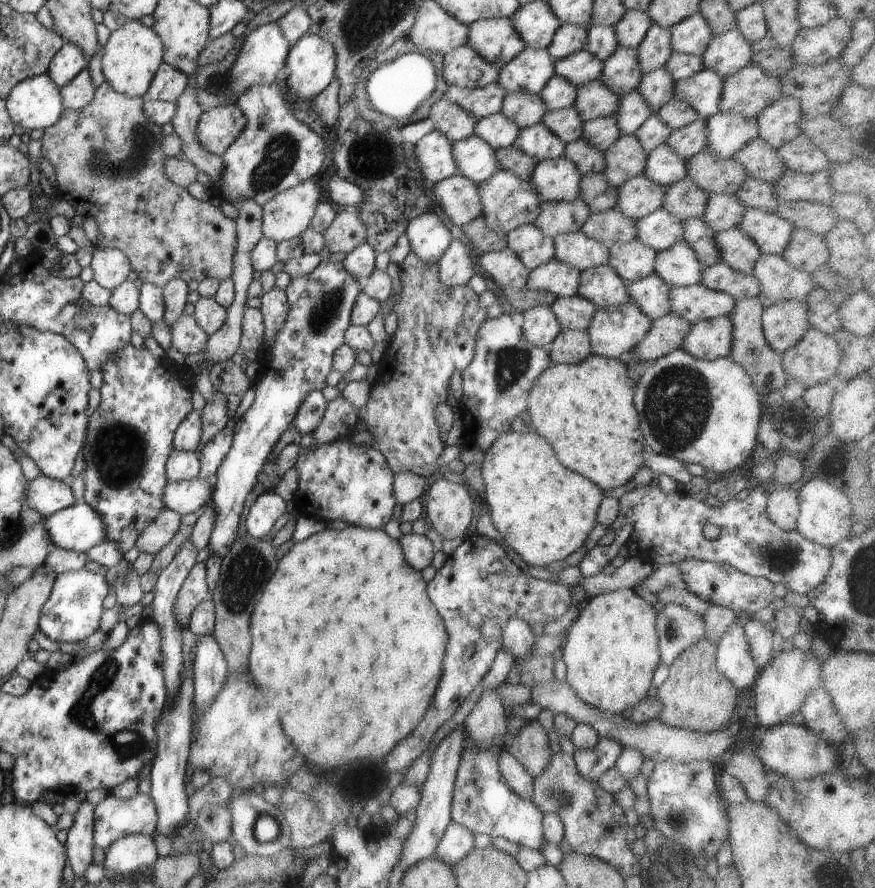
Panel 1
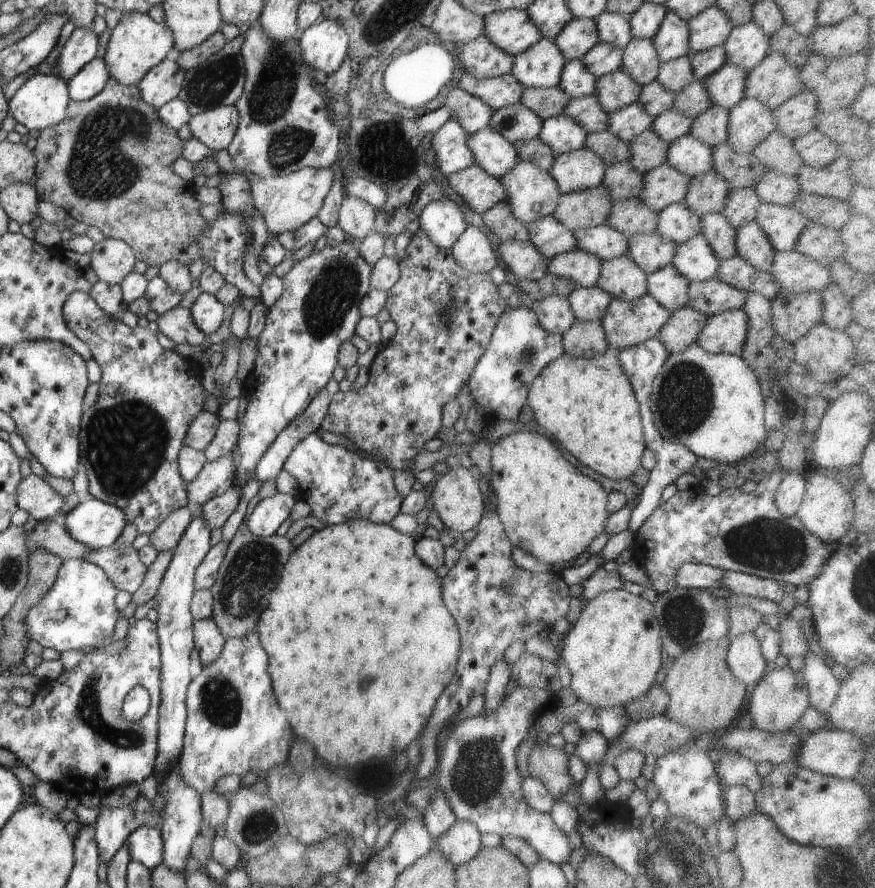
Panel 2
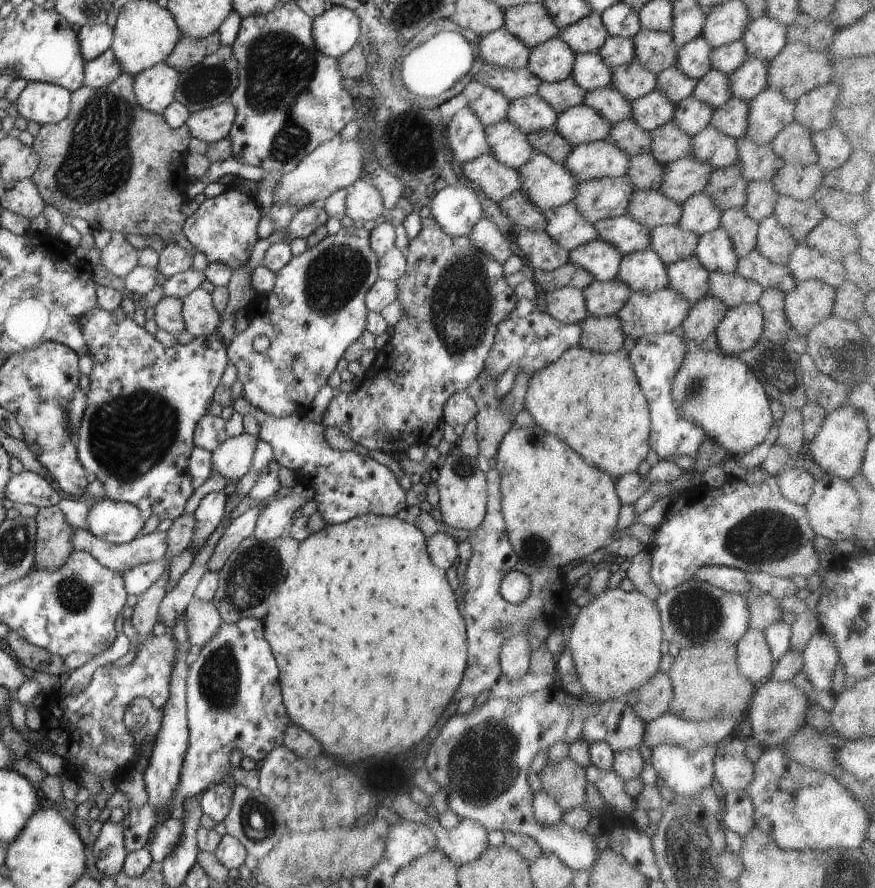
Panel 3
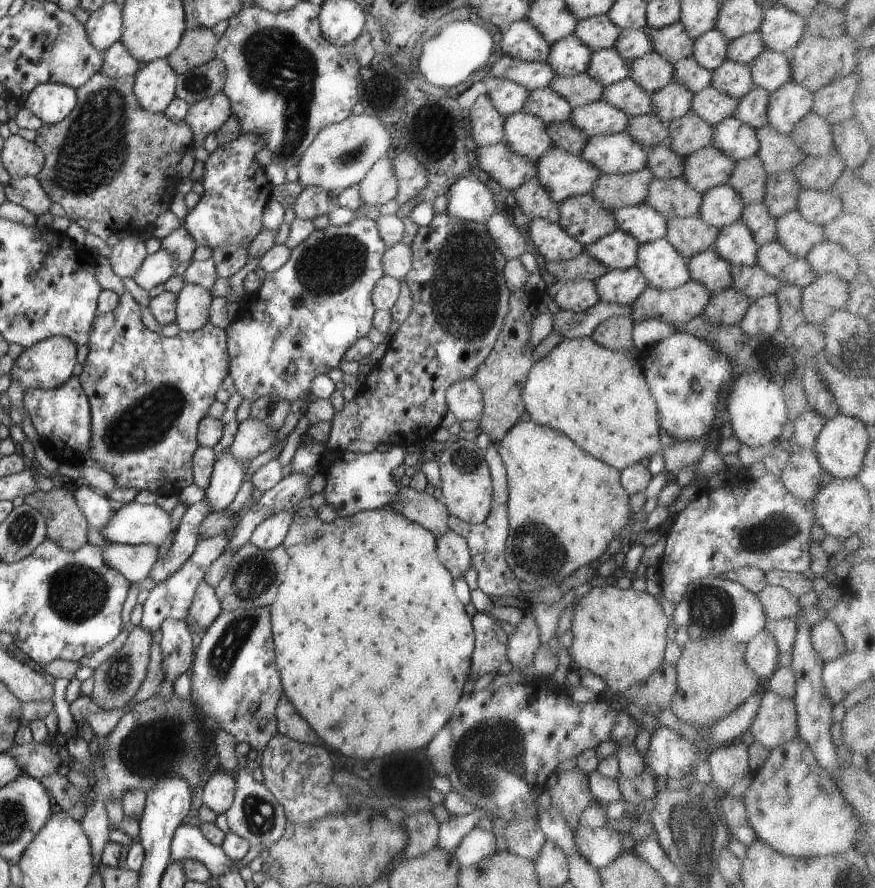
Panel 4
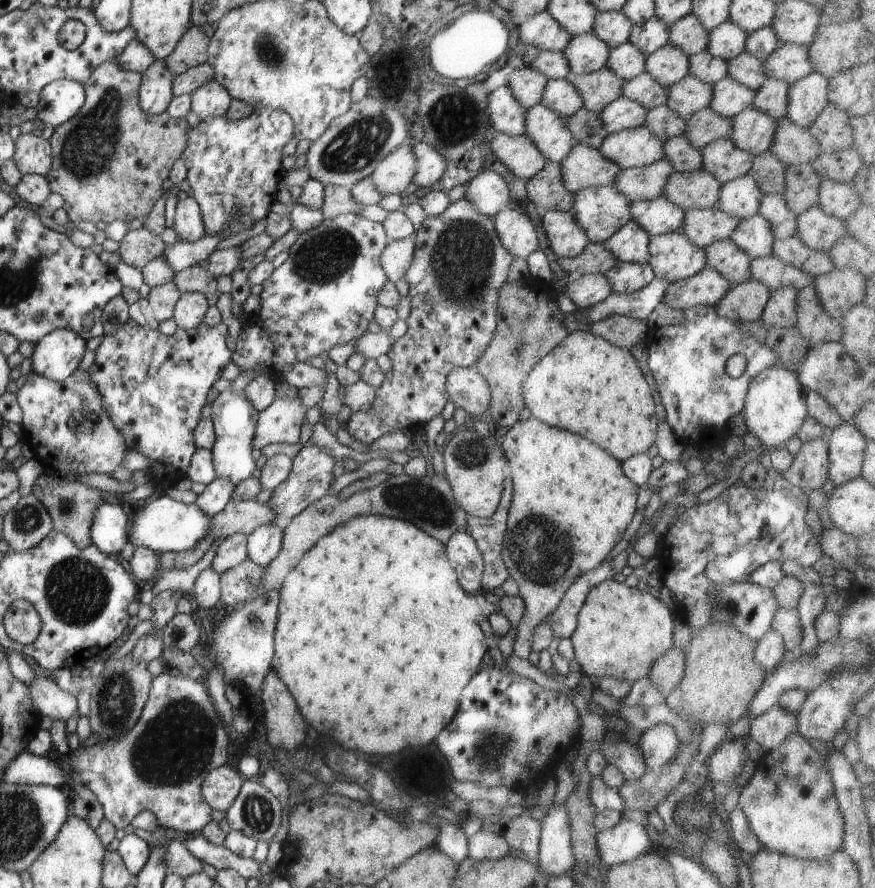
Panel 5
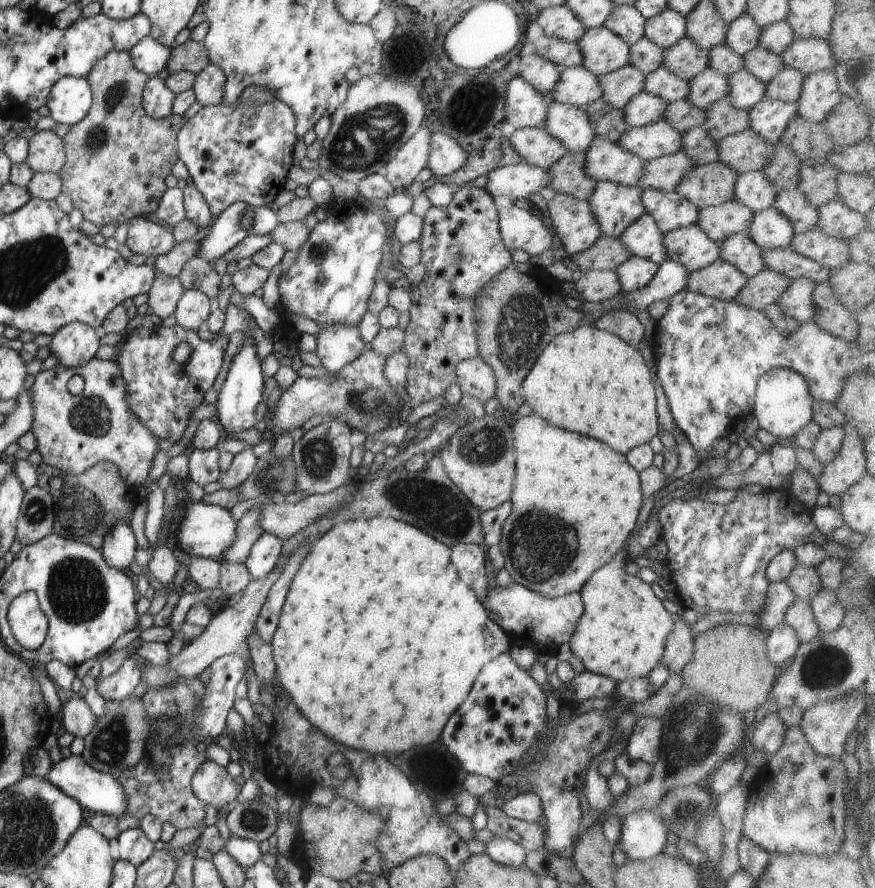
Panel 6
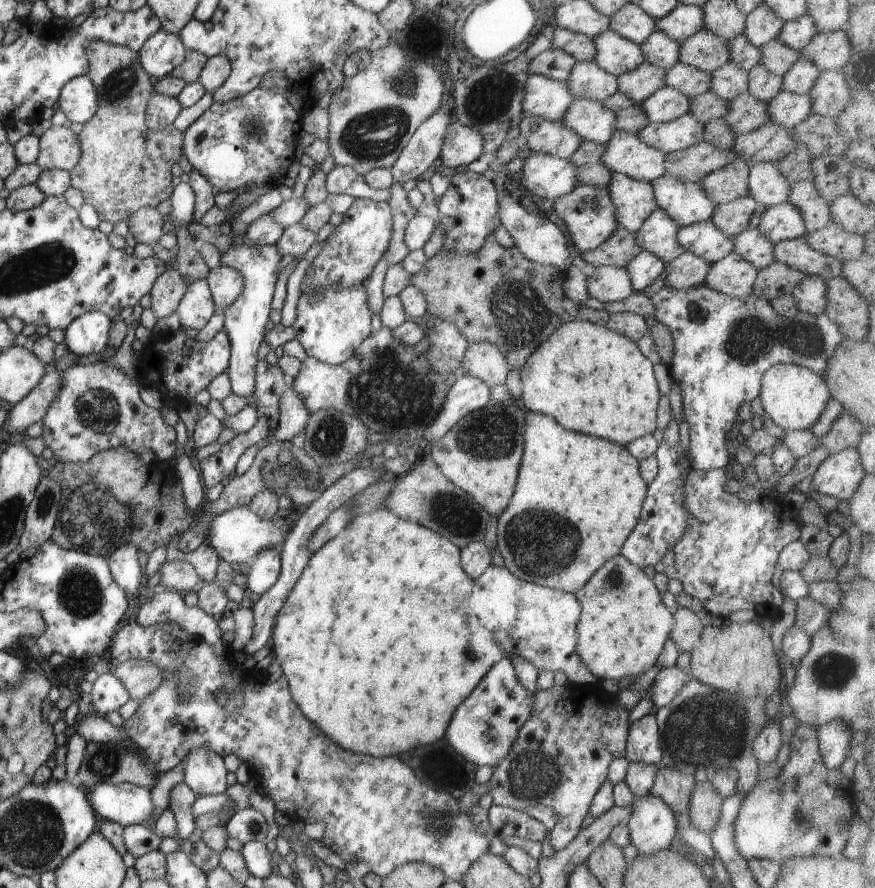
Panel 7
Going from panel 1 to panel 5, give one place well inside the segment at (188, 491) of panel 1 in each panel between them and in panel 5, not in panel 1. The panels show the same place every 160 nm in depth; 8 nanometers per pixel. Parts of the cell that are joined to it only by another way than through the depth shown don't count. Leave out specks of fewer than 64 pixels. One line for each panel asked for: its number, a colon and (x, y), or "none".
2: (215, 478)
3: (231, 460)
4: (252, 438)
5: (282, 421)

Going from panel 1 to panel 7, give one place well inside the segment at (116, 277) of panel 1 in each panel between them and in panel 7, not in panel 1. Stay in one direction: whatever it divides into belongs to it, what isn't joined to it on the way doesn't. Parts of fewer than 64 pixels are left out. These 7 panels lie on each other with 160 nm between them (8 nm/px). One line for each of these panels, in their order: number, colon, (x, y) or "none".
2: (112, 260)
3: (118, 257)
4: (126, 256)
5: (138, 247)
6: (146, 237)
7: (145, 225)

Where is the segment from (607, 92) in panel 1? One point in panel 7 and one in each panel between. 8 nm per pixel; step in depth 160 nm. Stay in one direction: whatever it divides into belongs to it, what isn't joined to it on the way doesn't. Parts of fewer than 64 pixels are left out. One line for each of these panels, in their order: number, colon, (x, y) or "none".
2: (615, 90)
3: (632, 81)
4: (651, 72)
5: (668, 64)
6: (684, 59)
7: (704, 50)

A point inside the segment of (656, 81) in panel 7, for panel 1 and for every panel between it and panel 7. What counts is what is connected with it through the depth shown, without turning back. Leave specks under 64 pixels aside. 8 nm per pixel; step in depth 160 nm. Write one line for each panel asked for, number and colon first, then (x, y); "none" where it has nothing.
1: (525, 109)
2: (546, 102)
3: (562, 95)
4: (582, 89)
5: (598, 88)
6: (618, 87)

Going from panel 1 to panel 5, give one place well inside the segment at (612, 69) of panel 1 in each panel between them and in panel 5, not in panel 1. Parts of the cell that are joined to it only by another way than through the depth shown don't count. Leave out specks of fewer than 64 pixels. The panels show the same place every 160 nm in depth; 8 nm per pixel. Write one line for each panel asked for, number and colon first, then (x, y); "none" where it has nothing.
2: (640, 61)
3: (656, 51)
4: (672, 42)
5: (688, 34)

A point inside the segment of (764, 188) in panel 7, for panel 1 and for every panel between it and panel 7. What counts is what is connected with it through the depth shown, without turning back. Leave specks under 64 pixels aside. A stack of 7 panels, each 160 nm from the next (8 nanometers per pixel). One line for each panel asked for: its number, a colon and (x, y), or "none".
1: (659, 230)
2: (676, 223)
3: (699, 214)
4: (720, 206)
5: (740, 198)
6: (753, 189)

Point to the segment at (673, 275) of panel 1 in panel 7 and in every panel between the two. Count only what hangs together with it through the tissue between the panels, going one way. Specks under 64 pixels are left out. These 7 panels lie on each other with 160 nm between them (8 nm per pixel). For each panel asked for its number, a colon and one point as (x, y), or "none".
2: (694, 259)
3: (714, 250)
4: (734, 243)
5: (753, 235)
6: (769, 229)
7: (781, 222)

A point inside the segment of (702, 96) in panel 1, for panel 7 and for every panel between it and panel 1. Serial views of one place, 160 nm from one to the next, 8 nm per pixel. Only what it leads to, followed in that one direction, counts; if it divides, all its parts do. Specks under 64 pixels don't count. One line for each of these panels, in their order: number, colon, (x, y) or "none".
2: (725, 86)
3: (748, 80)
4: (770, 70)
5: (788, 62)
6: (810, 55)
7: (827, 50)

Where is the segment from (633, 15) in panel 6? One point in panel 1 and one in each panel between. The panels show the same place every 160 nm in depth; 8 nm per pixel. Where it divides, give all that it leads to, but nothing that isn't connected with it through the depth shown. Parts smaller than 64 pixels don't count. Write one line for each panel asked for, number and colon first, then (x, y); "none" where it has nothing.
1: (569, 38)
2: (580, 35)
3: (587, 35)
4: (598, 32)
5: (612, 27)

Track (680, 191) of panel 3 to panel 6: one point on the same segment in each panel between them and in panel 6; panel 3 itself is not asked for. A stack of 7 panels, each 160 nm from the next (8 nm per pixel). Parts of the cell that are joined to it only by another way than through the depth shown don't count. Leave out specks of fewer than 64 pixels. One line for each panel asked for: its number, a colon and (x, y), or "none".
4: (707, 168)
5: (722, 159)
6: (746, 151)

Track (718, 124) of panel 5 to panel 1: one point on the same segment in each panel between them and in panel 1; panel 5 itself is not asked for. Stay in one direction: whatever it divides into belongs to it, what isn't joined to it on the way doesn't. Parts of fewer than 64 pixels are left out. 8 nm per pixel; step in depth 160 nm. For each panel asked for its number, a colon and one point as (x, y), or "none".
1: (625, 158)
2: (648, 150)
3: (669, 143)
4: (689, 133)

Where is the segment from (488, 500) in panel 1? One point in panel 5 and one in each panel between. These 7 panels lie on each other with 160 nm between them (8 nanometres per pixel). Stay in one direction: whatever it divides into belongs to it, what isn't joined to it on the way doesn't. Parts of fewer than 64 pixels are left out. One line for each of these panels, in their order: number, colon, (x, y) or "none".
2: (548, 508)
3: (557, 508)
4: (580, 501)
5: (571, 502)

